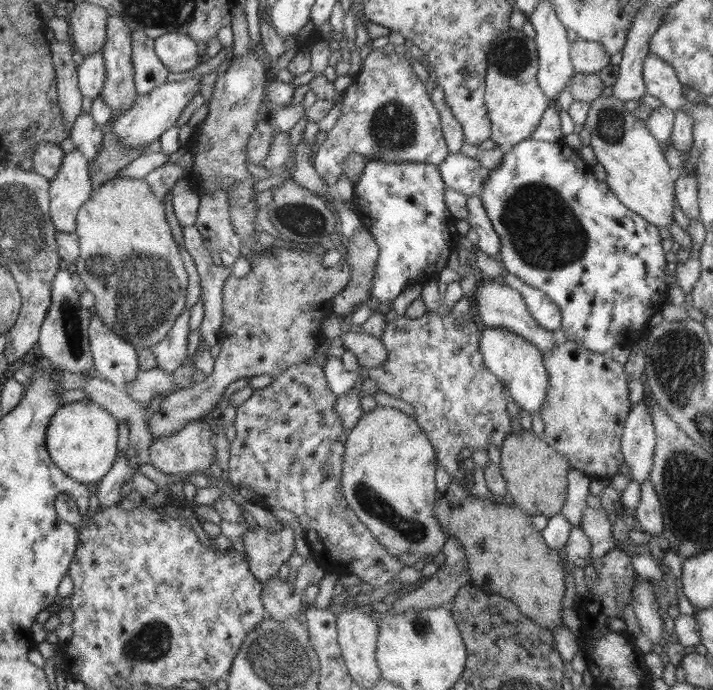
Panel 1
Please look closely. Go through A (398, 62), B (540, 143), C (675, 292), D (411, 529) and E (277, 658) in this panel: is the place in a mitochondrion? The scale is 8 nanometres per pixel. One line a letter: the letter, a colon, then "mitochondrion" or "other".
A: other
B: other
C: other
D: mitochondrion
E: mitochondrion

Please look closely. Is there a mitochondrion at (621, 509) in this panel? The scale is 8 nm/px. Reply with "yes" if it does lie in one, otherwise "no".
no

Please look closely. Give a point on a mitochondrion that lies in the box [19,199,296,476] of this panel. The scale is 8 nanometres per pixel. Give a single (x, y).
(144, 290)

